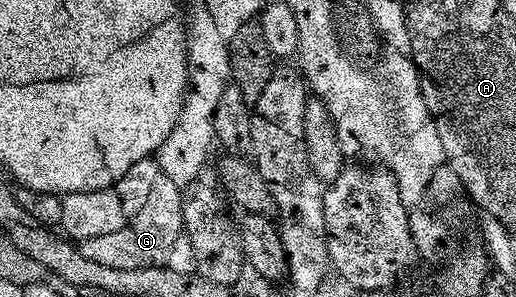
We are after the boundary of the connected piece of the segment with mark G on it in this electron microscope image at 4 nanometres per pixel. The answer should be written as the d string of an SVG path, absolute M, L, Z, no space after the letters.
M161 177L154 180L154 188L146 204L138 211L138 216L126 224L126 228L118 228L118 232L109 232L106 236L85 238L79 243L79 250L86 260L94 260L97 264L104 264L106 268L150 268L163 266L173 257L172 249L176 241L181 240L185 233L183 222L183 206L186 203L181 187L174 184L174 180Z

